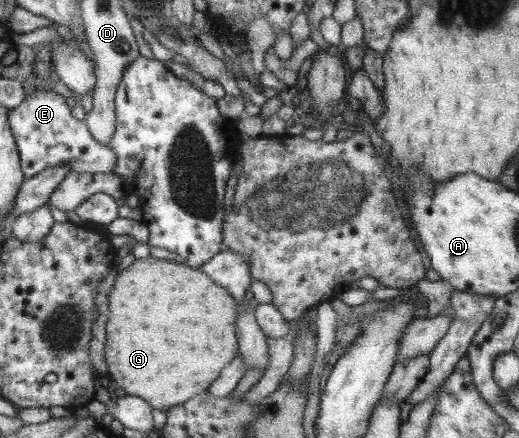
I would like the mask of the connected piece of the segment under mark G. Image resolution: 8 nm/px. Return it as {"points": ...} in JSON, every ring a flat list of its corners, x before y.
{"points":[[151,255,137,258,126,268,117,269,106,297,103,358,107,365,108,385,142,398,153,409,164,411,188,401,197,392,205,390,219,376,219,370,237,355,235,302,228,291,217,286,203,270]]}

